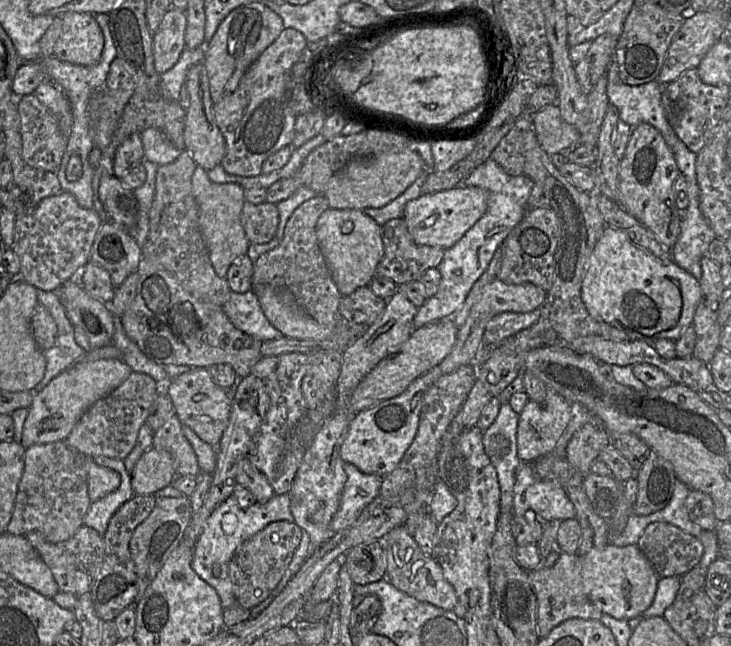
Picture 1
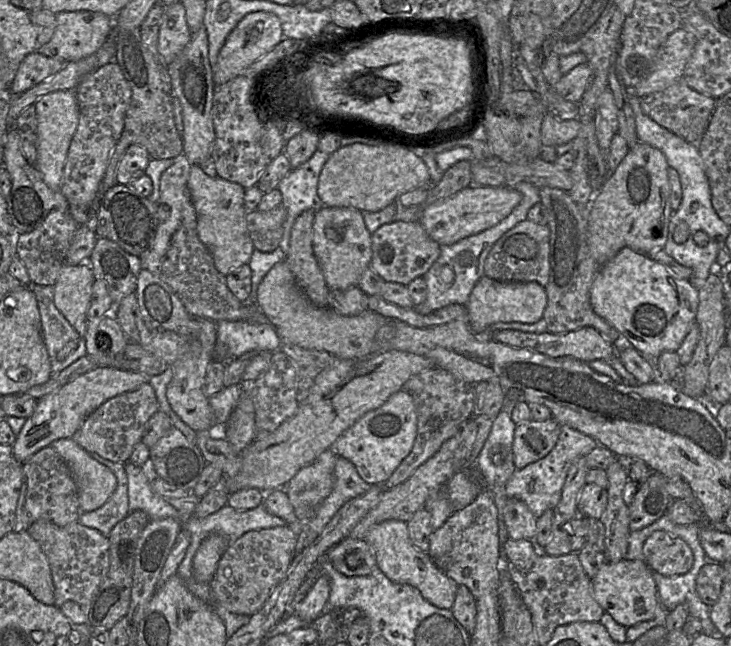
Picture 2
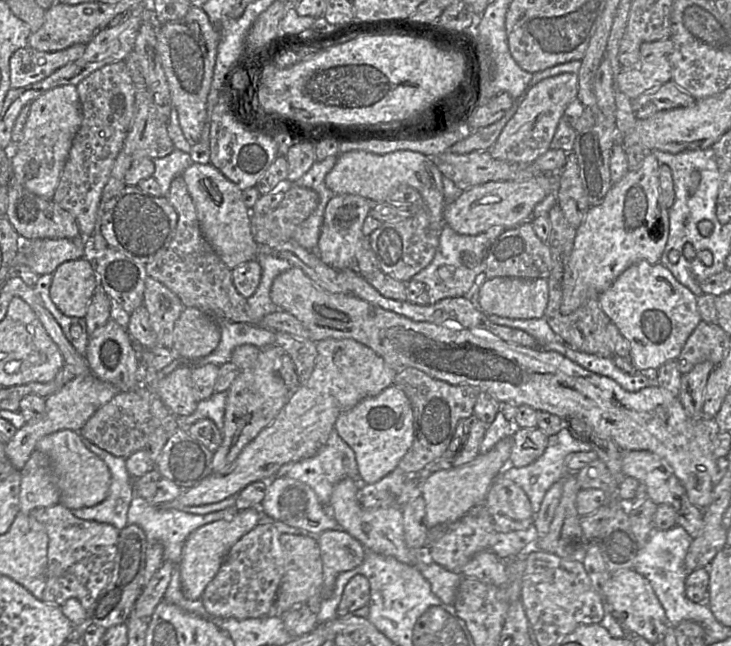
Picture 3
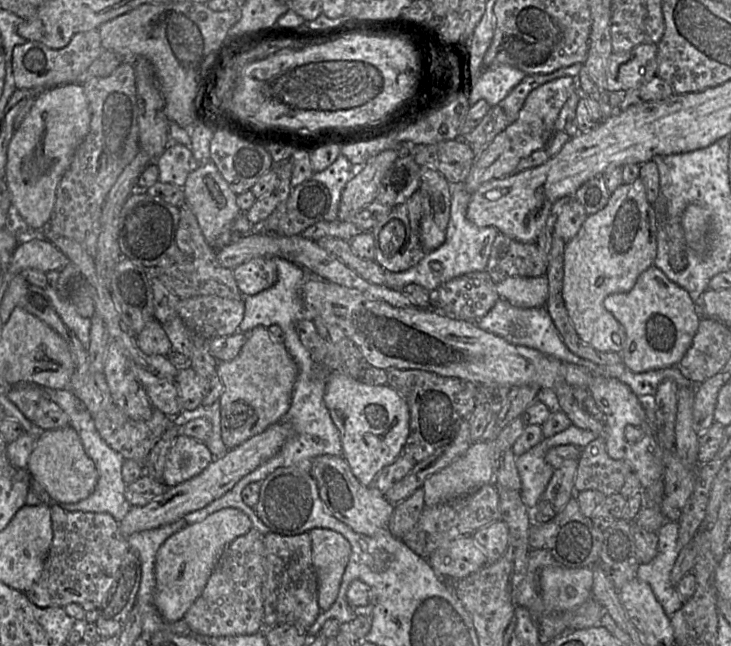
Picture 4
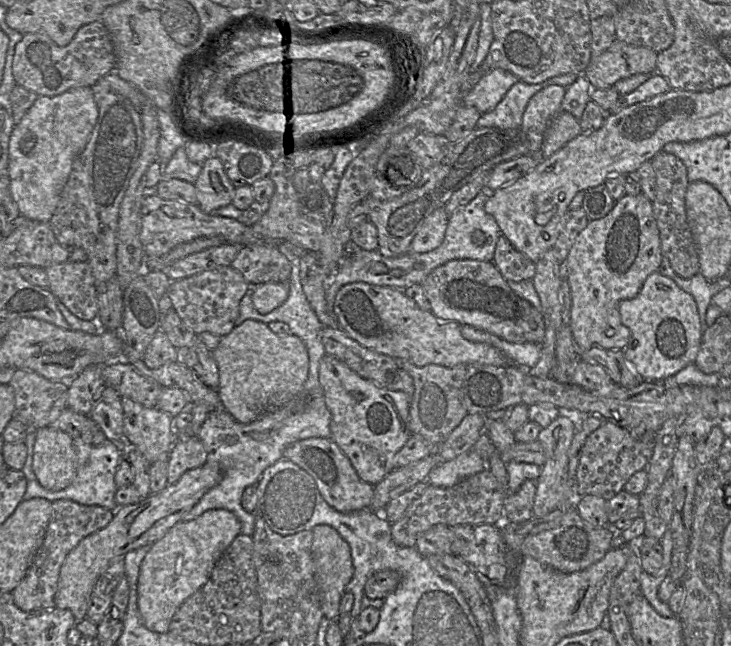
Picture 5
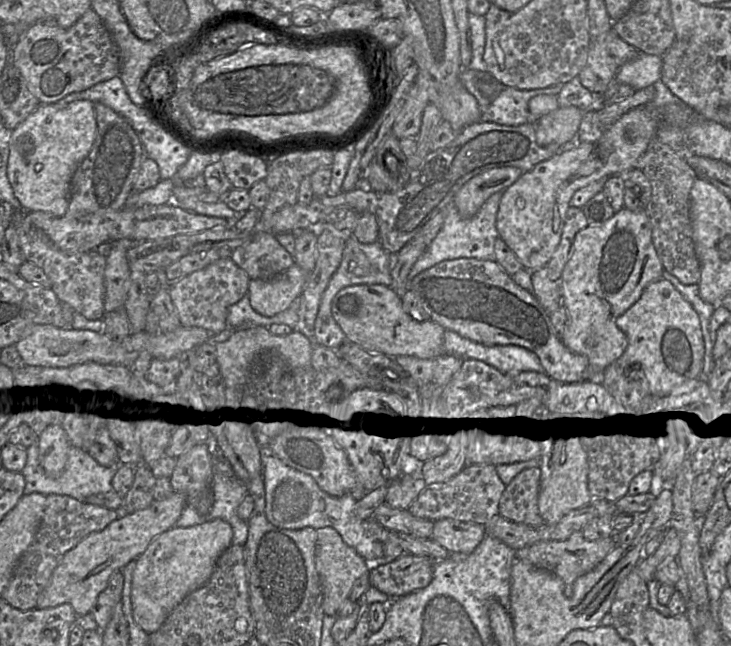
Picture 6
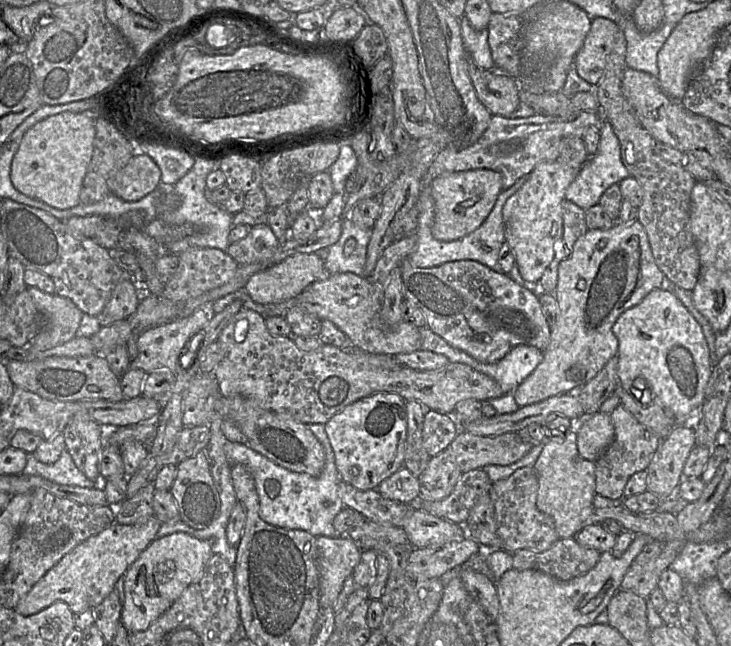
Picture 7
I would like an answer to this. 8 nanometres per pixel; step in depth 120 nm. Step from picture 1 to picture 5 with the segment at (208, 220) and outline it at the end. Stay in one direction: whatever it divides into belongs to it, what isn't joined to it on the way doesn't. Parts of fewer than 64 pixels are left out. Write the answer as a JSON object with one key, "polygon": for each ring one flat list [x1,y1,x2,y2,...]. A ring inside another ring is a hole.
{"polygon":[[218,157,207,159,194,183,197,205,205,213,214,213,220,207,232,203,235,187,227,177]]}

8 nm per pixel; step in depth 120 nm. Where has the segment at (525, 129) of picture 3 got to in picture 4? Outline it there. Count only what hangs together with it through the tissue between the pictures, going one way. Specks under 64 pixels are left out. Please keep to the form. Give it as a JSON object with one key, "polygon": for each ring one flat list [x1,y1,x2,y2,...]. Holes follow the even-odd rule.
{"polygon":[[569,76,549,81,532,90,520,109,518,118,487,146,478,150,478,156,463,183,464,188,469,193,473,193,489,180,514,173,523,158,537,150,545,149,555,132,555,123,560,110,576,90,577,78]]}

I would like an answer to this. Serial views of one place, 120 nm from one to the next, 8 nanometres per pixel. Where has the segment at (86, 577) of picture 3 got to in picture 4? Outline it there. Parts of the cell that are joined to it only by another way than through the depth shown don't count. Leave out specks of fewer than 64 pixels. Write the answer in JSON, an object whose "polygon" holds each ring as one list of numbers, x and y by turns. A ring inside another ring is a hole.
{"polygon":[[59,504,50,507,53,538,42,572,24,593,40,608,75,602,85,612,97,610,110,589,124,554,128,539,119,529,119,522,108,513,67,511]]}

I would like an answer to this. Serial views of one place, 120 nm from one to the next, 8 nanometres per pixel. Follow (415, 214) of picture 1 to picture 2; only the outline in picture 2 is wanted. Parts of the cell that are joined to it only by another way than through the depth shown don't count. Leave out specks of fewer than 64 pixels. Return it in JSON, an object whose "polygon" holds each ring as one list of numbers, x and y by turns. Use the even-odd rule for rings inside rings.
{"polygon":[[470,185,449,198,425,206,419,222,434,241,450,245,497,225,521,200,522,194,514,188]]}

